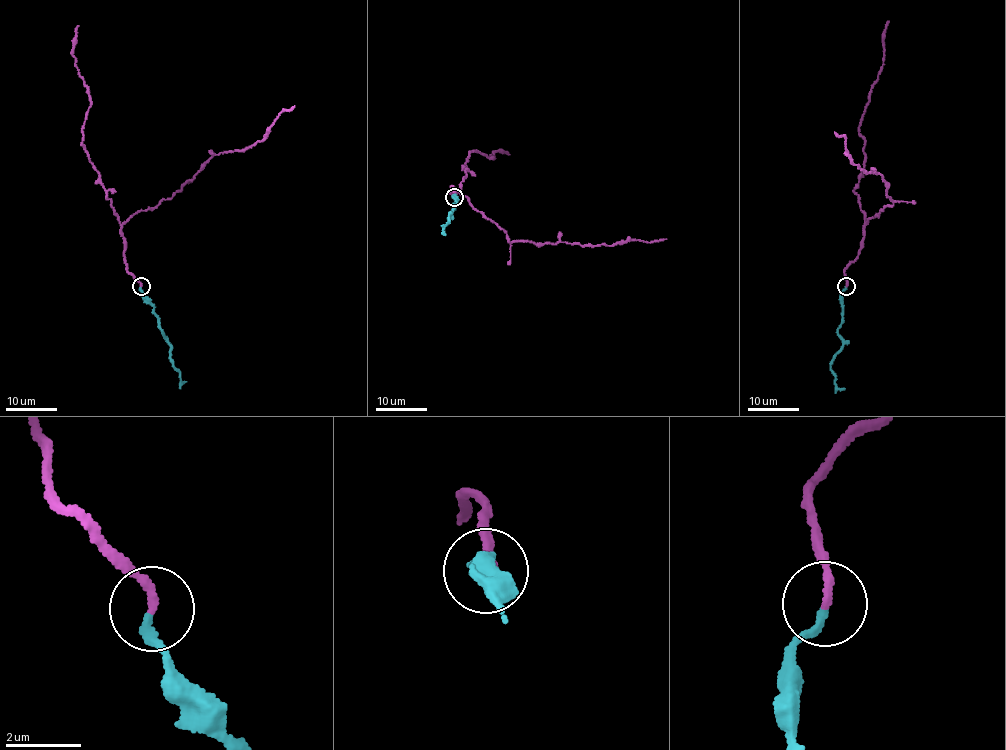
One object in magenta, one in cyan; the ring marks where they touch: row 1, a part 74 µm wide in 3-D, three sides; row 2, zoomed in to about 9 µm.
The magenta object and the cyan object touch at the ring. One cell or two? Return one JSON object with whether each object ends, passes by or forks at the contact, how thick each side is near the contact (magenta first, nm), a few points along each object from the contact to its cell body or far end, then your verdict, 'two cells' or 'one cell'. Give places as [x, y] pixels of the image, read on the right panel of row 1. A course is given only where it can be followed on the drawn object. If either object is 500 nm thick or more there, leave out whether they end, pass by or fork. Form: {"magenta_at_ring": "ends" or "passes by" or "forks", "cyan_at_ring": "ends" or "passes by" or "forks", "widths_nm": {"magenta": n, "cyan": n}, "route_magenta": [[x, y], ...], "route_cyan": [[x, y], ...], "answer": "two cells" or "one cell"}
{"magenta_at_ring": "ends", "cyan_at_ring": "ends", "widths_nm": {"magenta": 200, "cyan": 240}, "route_magenta": [[846, 285], [864, 226], [893, 203], [881, 174], [852, 162], [834, 132]], "route_cyan": [[846, 286], [840, 302], [841, 324], [837, 331], [842, 343], [831, 369], [835, 385], [843, 389]], "answer": "one cell"}

